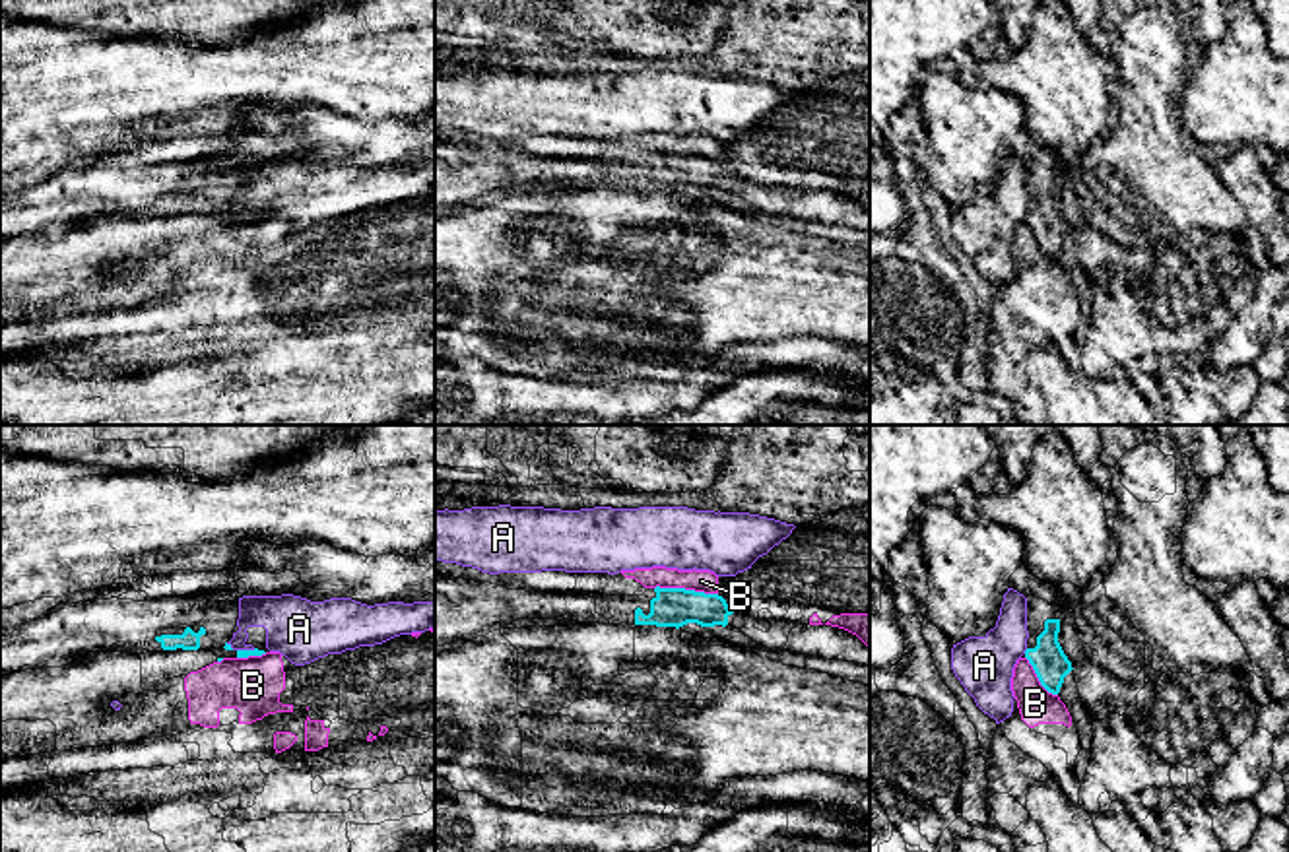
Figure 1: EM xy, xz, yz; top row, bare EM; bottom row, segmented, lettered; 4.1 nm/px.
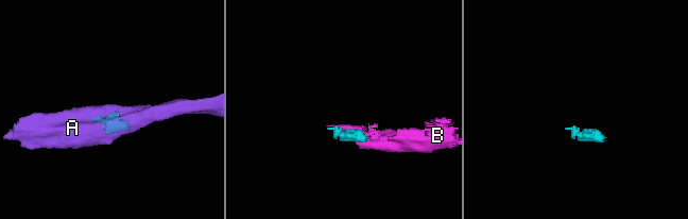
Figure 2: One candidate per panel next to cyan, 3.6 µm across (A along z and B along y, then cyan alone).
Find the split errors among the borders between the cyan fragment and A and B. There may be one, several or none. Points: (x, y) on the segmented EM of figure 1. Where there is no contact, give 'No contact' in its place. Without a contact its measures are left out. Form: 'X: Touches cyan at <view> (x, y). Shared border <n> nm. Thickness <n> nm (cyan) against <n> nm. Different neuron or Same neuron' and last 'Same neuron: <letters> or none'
A: Touches cyan at yz (1025, 651). Shared border 30 nm. Thickness 150 nm (cyan) against 240 nm. Different neuron
B: Touches cyan at xz (684, 589). Shared border 260 nm. Thickness 160 nm (cyan) against 100 nm. Different neuron
Same neuron: none

